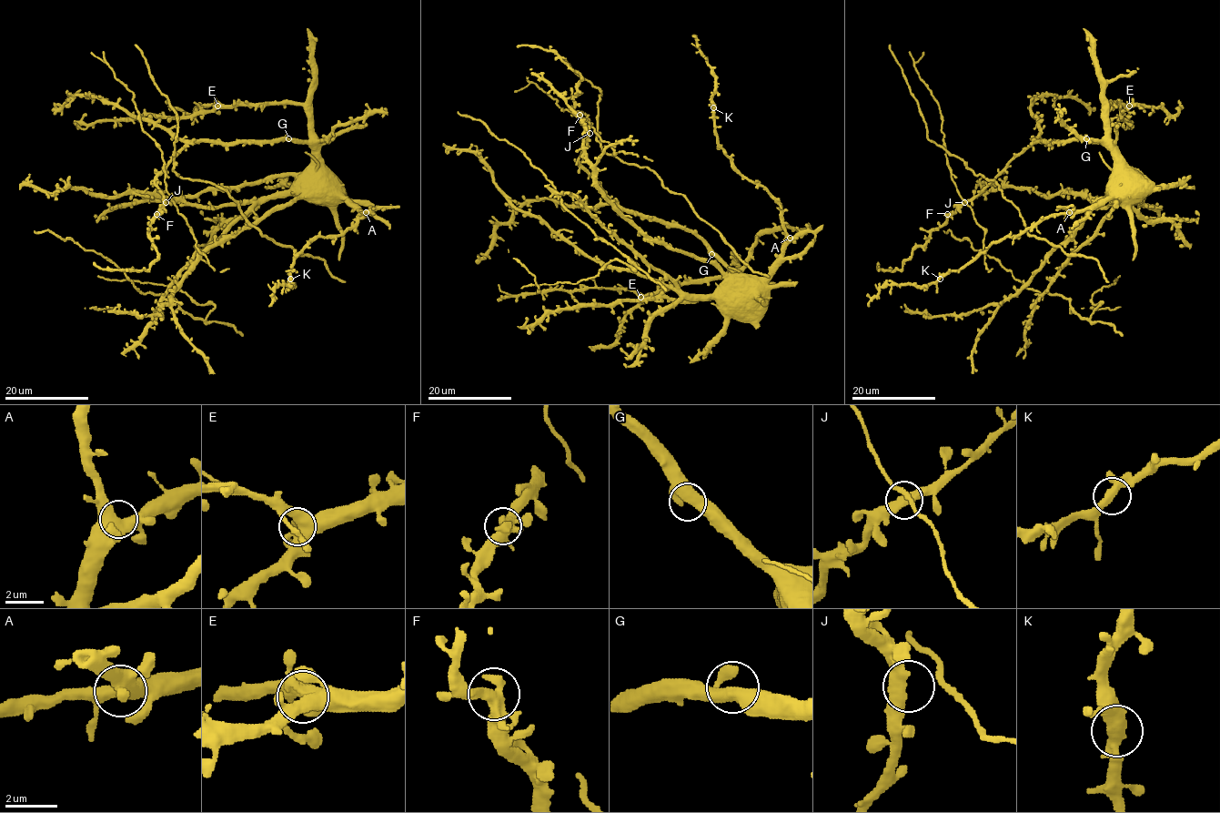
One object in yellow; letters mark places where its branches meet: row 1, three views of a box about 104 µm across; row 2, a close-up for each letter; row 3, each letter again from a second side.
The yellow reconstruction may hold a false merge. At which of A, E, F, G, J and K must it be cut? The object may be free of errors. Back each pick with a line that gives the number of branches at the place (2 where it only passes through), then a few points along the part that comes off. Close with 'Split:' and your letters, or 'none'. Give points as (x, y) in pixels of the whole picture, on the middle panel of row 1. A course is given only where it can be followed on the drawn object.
Split: none

